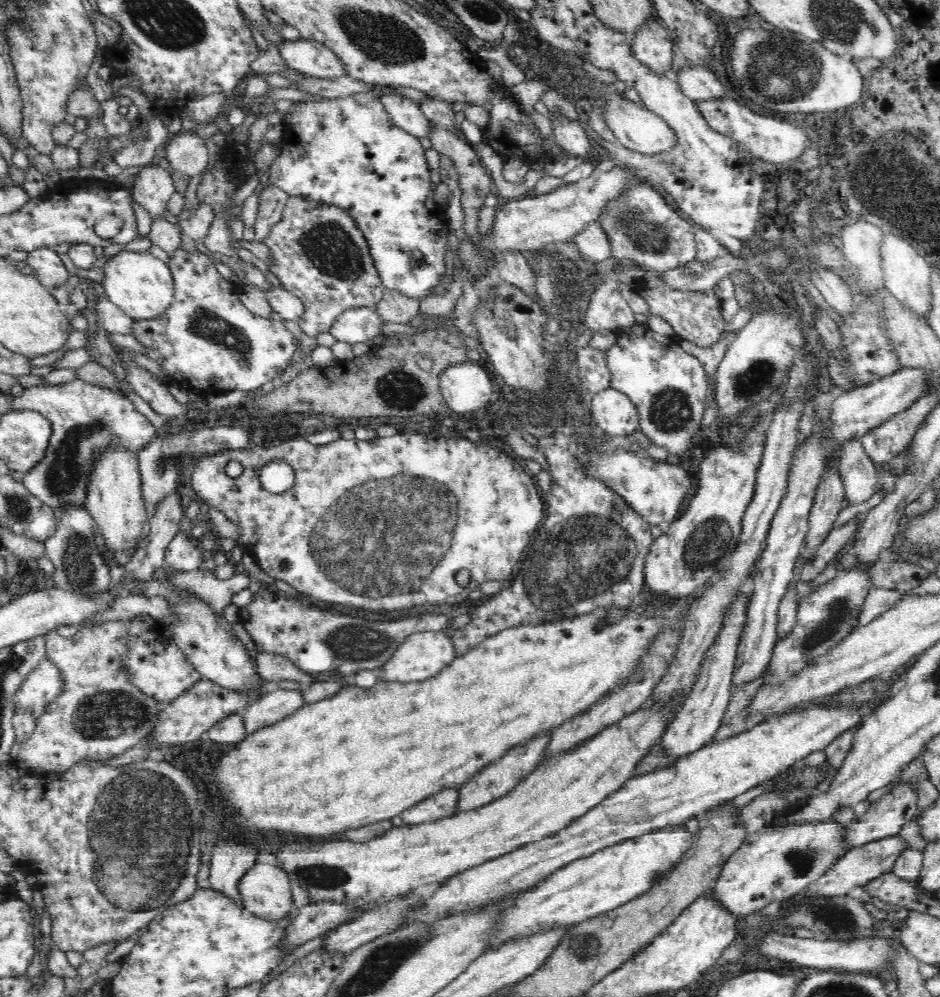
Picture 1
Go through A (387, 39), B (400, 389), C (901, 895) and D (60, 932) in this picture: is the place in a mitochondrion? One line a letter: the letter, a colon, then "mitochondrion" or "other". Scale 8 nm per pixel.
A: mitochondrion
B: mitochondrion
C: other
D: other

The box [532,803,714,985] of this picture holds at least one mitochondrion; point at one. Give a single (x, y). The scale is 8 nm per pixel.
(584, 948)

